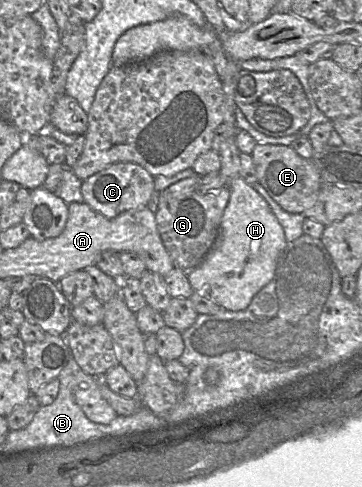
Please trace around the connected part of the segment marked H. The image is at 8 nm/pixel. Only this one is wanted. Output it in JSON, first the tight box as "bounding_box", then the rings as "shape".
{"bounding_box":[187,176,287,310],"shape":[[[241,176],[228,182],[229,202],[222,215],[218,236],[201,263],[187,273],[194,291],[216,302],[223,309],[245,310],[252,298],[274,277],[279,255],[287,245],[283,227],[270,209],[266,200]]]}

